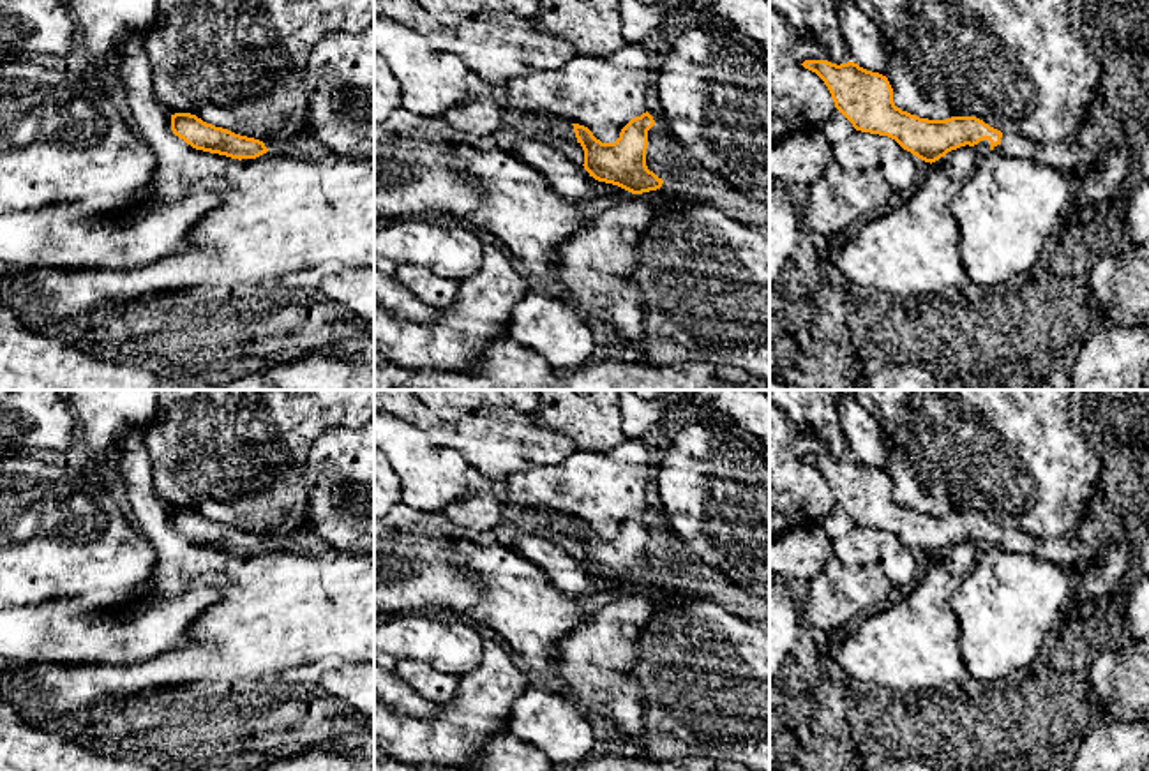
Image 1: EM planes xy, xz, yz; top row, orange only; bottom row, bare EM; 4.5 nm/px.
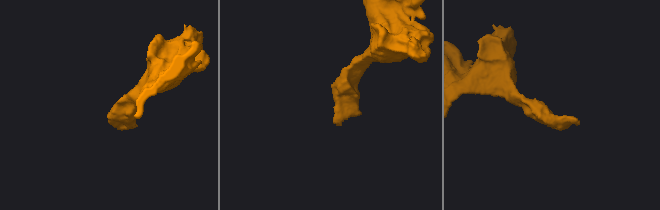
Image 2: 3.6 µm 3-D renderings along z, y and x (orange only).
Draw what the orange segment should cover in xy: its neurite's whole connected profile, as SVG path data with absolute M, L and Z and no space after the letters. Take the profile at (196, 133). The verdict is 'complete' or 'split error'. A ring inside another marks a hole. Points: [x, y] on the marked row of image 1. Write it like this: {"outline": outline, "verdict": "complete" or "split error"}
{"outline": "M191 113L171 115L171 131L196 150L226 155L238 161L256 159L268 152L263 141L215 127Z", "verdict": "complete"}

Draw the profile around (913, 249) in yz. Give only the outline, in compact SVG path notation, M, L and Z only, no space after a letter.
M969 145L948 152L900 206L852 231L837 261L845 279L890 300L964 288L960 231L941 203L960 191L976 164Z

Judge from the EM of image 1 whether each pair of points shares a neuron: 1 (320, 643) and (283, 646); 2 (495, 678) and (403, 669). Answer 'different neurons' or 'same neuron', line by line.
1: same neuron
2: different neurons

